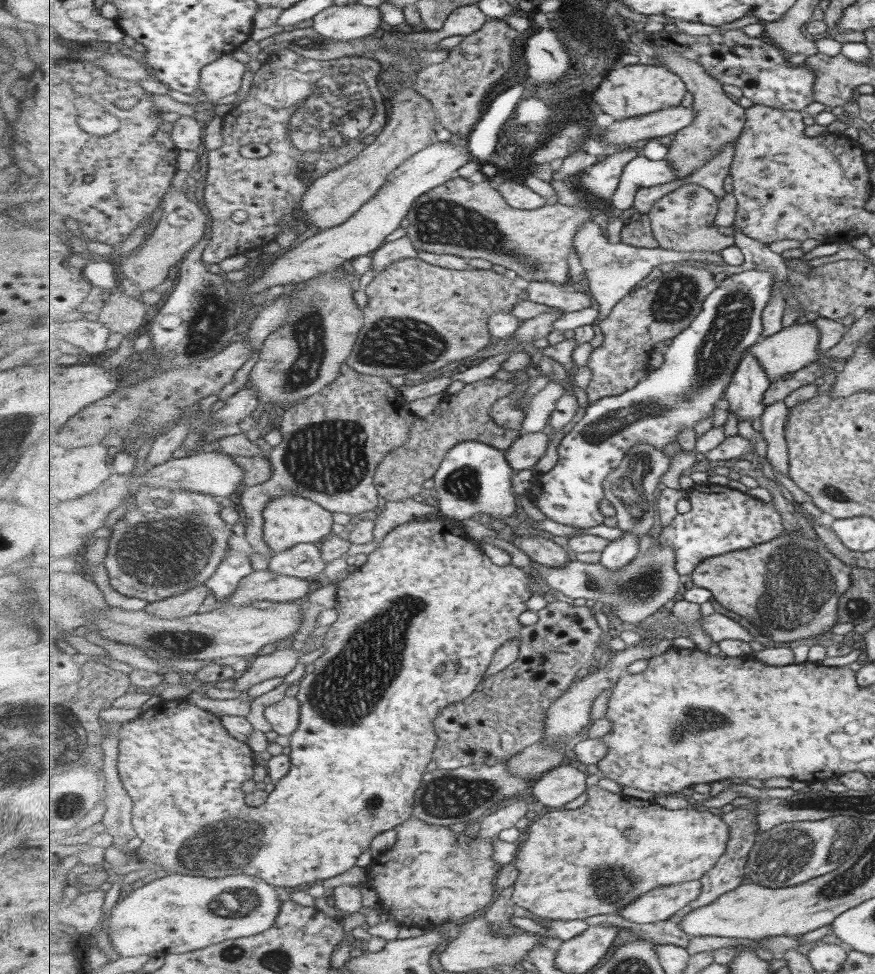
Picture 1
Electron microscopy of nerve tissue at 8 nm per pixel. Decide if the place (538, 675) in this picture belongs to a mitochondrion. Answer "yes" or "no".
no

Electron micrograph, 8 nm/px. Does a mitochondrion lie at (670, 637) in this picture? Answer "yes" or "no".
no

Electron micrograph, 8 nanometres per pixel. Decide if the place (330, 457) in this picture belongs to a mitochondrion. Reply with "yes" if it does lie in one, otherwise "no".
yes

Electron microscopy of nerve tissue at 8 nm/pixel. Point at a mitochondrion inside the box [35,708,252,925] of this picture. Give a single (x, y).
(75, 797)

